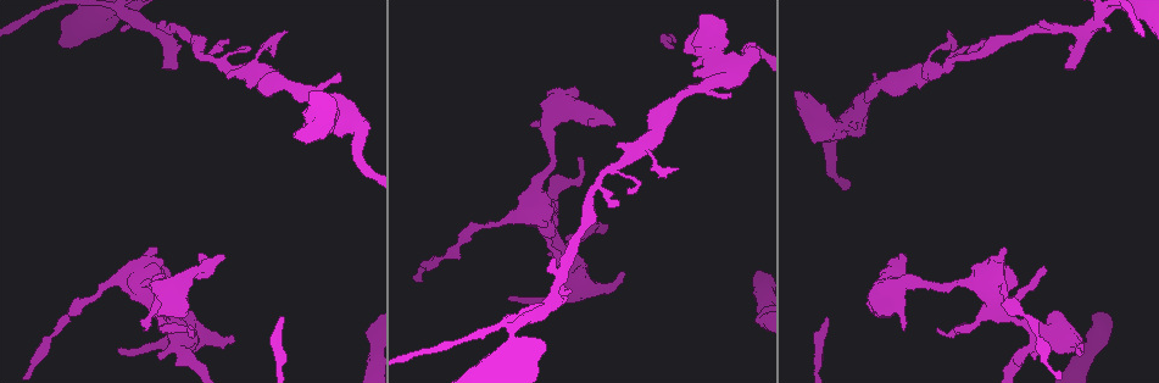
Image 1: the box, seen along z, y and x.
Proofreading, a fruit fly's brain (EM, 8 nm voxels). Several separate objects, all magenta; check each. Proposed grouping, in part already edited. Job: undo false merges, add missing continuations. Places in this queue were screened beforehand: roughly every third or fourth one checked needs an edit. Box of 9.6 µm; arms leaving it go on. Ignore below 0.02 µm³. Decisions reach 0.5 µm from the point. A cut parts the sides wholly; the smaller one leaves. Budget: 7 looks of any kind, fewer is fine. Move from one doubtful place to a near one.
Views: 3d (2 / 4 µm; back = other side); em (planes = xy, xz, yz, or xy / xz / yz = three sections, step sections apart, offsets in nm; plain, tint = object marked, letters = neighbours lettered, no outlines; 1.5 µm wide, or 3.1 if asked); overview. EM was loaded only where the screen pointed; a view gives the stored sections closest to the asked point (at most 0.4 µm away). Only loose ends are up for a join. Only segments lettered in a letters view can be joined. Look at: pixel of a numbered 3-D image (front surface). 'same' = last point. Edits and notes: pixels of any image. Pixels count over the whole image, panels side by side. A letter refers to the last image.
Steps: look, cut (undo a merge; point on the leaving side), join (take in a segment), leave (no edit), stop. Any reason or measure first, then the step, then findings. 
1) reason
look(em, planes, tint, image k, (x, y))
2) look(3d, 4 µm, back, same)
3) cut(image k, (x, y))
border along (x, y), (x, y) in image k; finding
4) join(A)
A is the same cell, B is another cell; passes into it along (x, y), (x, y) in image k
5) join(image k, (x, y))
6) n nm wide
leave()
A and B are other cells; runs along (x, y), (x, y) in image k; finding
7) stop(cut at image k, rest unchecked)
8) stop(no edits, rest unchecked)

free end
look(em, yz, step 4, plain, image 1, (164, 68))

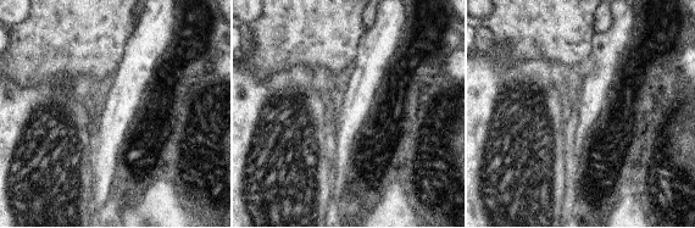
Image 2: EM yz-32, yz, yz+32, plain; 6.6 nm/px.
look(em, yz, step 4, letters, same)

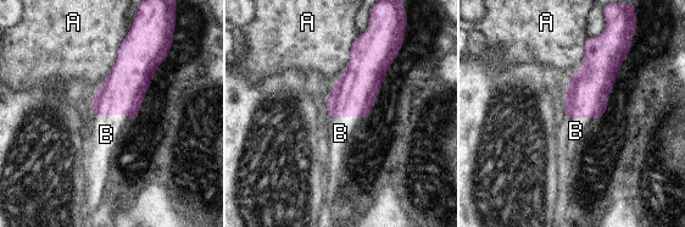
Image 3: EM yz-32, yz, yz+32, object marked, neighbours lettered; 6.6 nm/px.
join(B)
B is the same cell, A is another cell; passes into it along (122, 93), (112, 115), (106, 134) in image 3; it goes on there

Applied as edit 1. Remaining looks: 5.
look(3d, 2 µm, image 1, (904, 327))

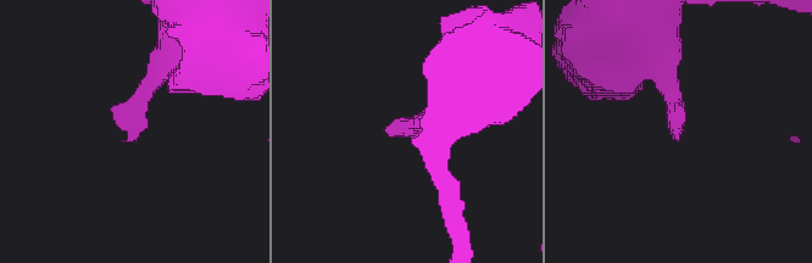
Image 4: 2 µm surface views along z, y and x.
look(em, yz, step 8, letters, image 4, (679, 139))

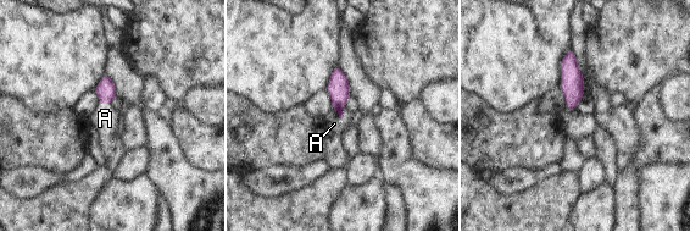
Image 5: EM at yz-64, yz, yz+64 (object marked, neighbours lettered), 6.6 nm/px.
110 nm wide
join(A)
A is the same cell; passes into it along (339, 88), (338, 114), (334, 123) in image 5; the cell continues

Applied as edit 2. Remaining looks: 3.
stop(join at image 3, join at image 5, rest unchecked)

